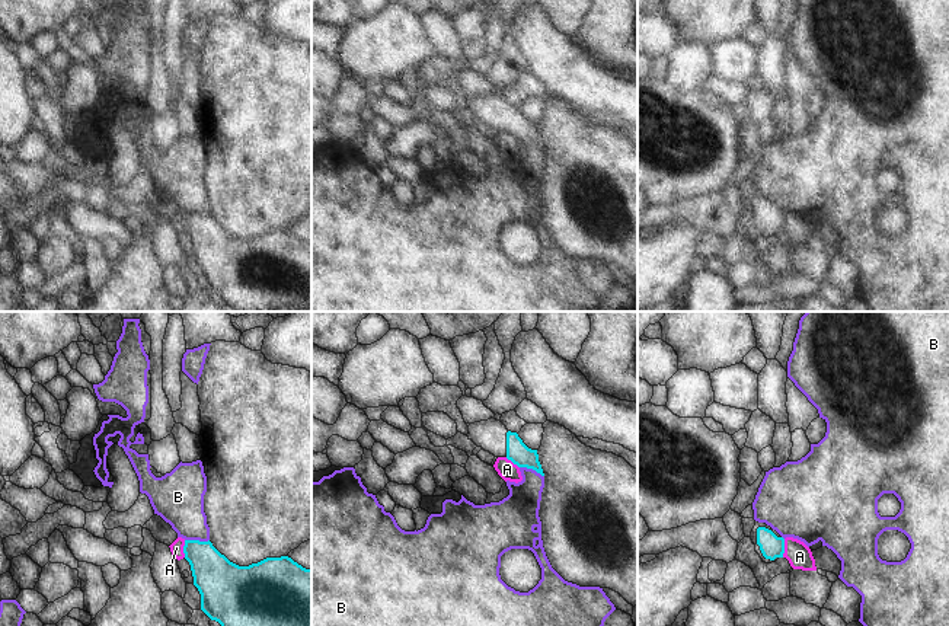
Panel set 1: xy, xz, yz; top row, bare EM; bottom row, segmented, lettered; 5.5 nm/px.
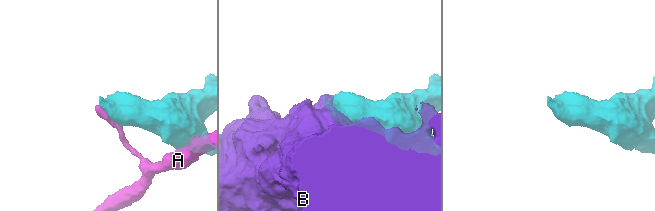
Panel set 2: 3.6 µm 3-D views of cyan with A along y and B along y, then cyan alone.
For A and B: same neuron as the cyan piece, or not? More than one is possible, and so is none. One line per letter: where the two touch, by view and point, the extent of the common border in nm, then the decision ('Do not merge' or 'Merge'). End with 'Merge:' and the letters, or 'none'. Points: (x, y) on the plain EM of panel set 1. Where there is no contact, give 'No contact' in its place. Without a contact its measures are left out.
A: Touches cyan at yz (783, 222). Shared border 110 nm. Do not merge
B: Touches cyan at xy (197, 214). Shared border 140 nm. Do not merge
Merge: none

